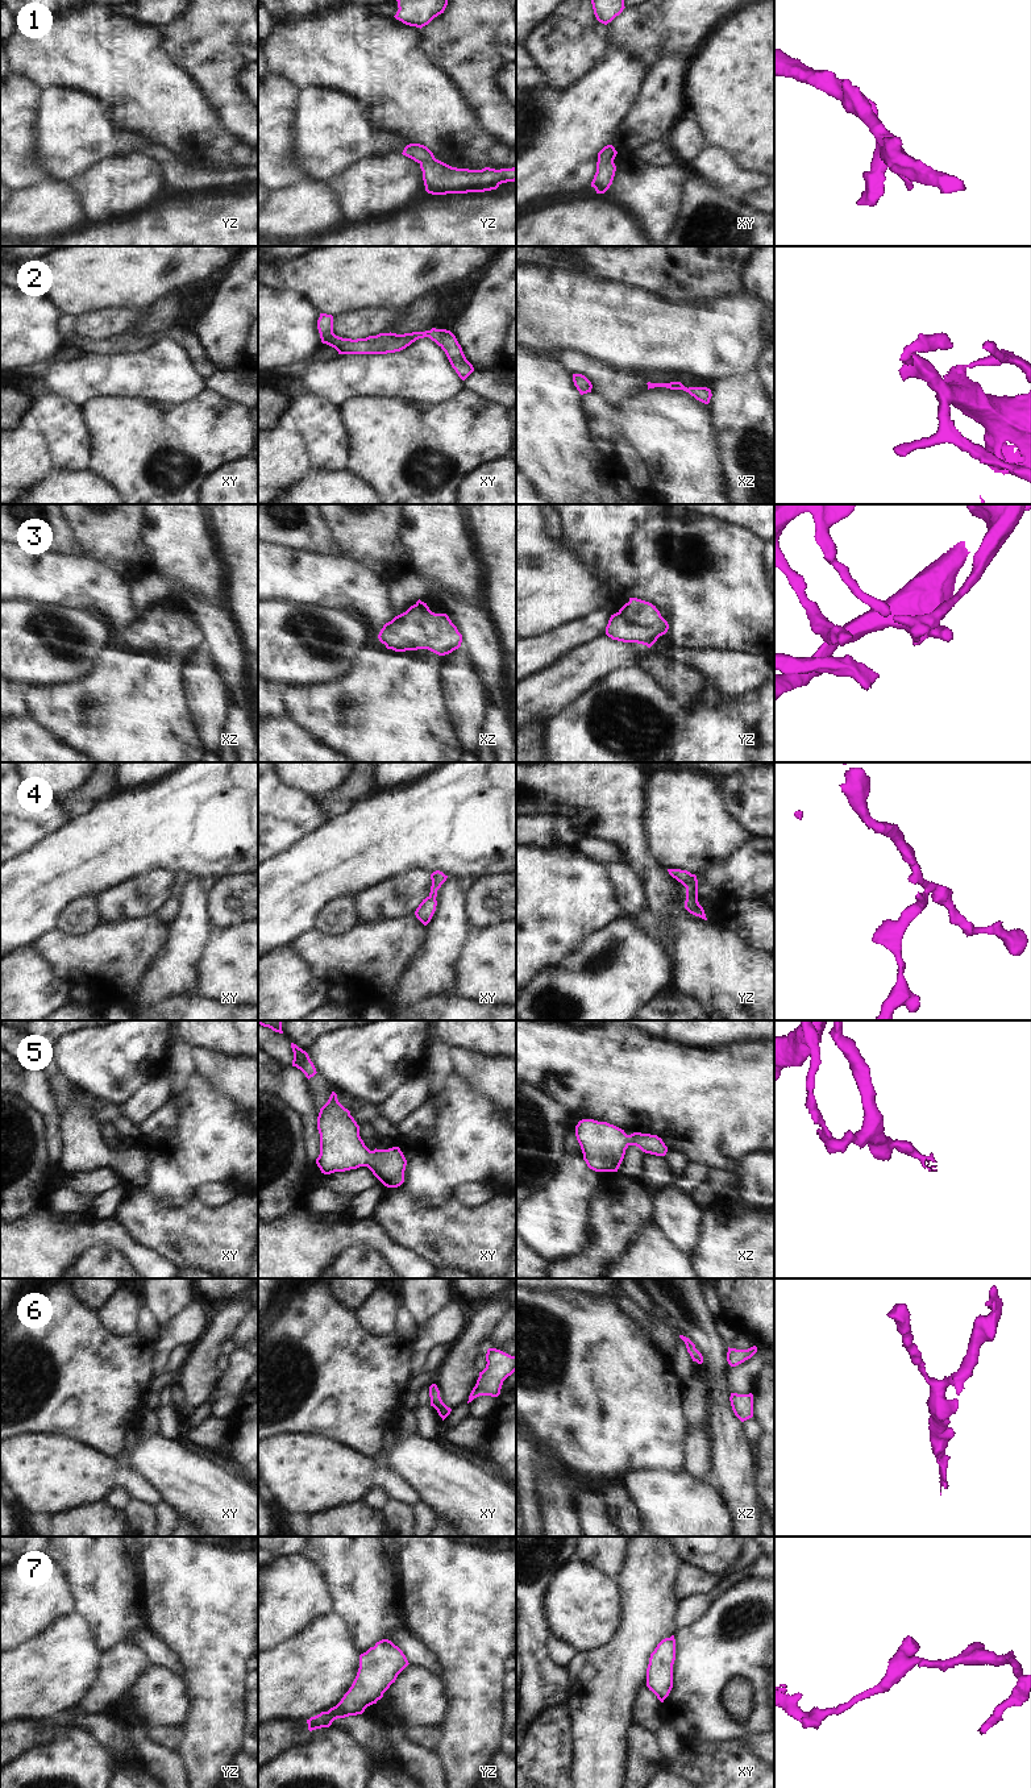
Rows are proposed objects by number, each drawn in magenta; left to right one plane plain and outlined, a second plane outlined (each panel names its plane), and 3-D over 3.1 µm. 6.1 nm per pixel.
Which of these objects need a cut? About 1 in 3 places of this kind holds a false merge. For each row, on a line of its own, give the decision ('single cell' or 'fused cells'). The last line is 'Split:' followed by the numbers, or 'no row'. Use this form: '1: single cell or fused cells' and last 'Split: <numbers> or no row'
1: single cell
2: single cell
3: fused cells
4: single cell
5: single cell
6: single cell
7: single cell
Split: 3

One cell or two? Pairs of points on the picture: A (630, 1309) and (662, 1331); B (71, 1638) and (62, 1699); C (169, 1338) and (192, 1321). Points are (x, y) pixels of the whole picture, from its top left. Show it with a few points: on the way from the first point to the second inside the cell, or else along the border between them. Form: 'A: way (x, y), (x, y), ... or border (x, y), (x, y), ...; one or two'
A: way (637, 1314), (655, 1323); one
B: way (67, 1653), (62, 1664), (62, 1684); one
C: way (174, 1334), (187, 1326); one

